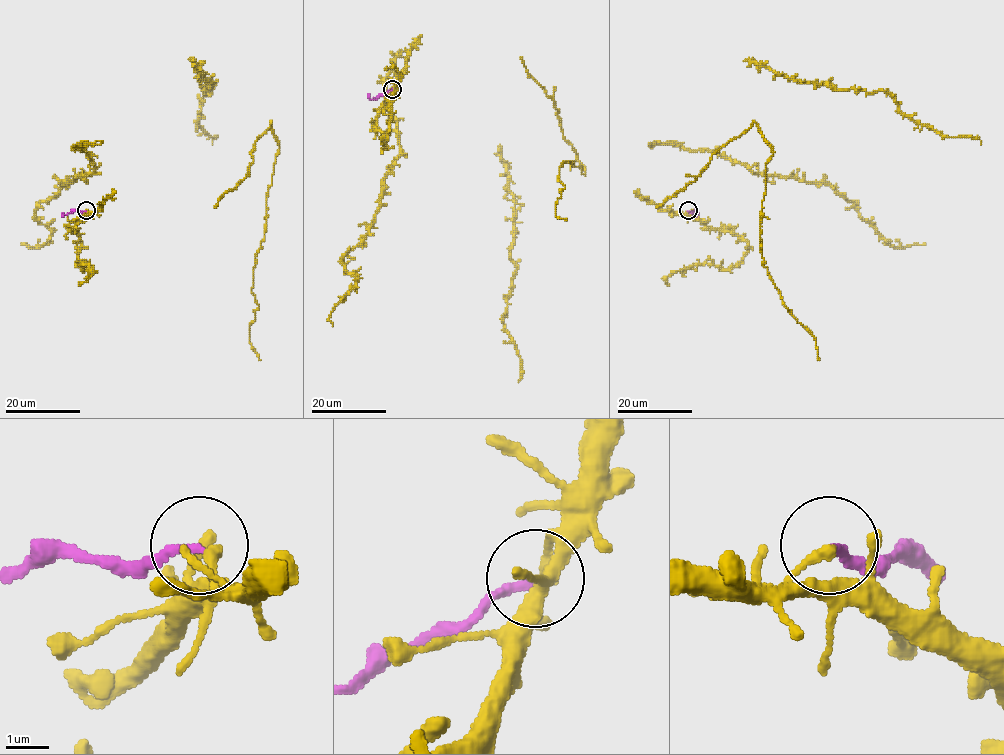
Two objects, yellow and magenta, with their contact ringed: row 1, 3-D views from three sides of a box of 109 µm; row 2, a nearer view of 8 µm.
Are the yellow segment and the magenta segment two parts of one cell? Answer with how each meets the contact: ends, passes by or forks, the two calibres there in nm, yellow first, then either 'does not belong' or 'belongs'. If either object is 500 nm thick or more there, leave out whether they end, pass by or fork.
yellow ends; magenta ends; calibres 260 and 200 nm; does not belong

